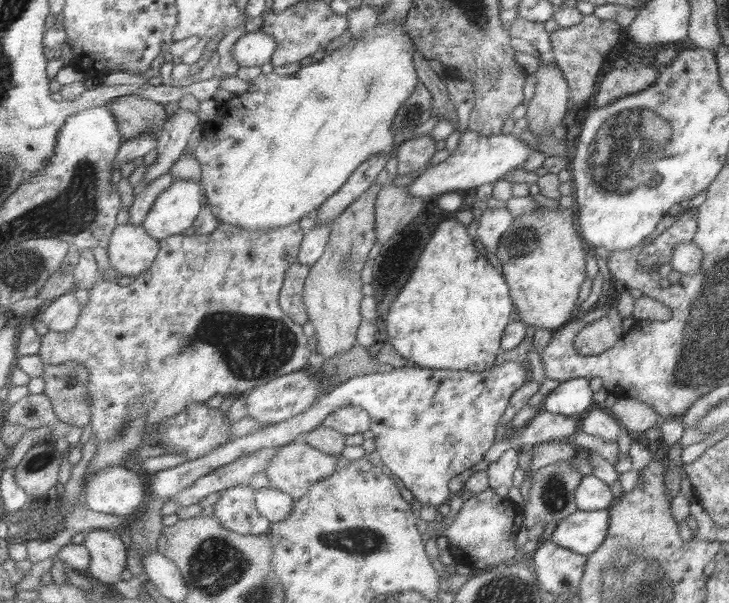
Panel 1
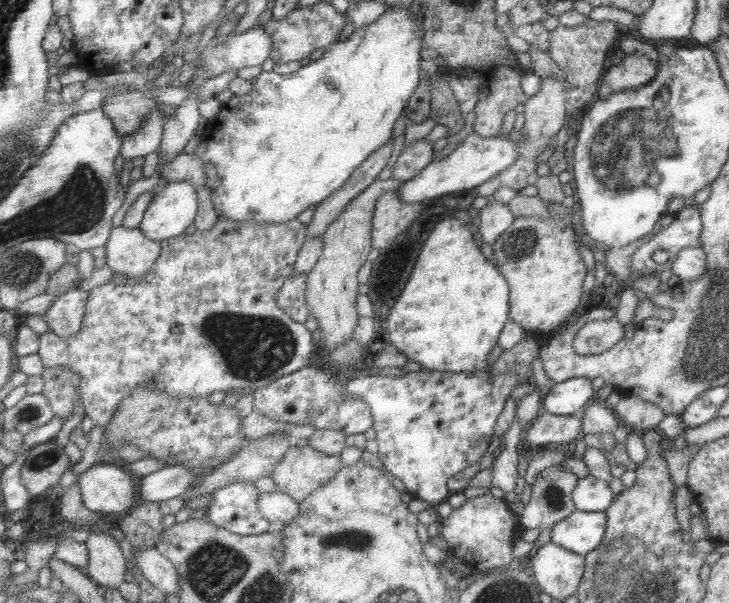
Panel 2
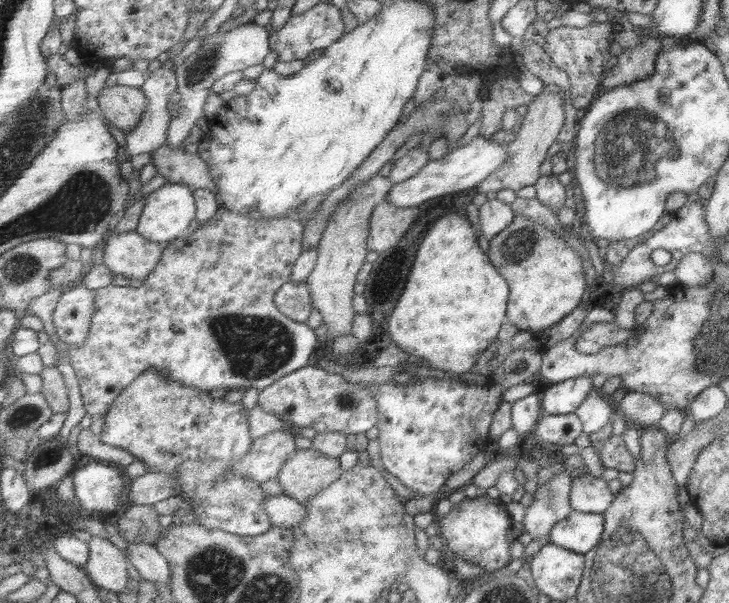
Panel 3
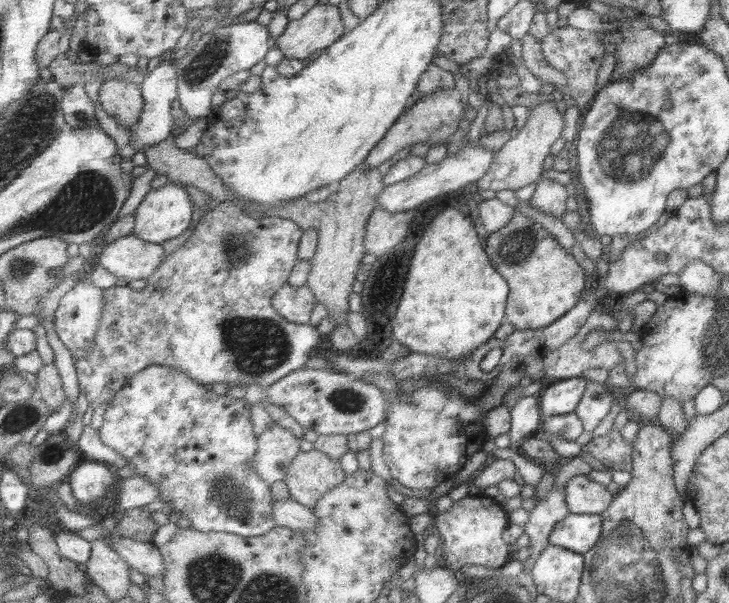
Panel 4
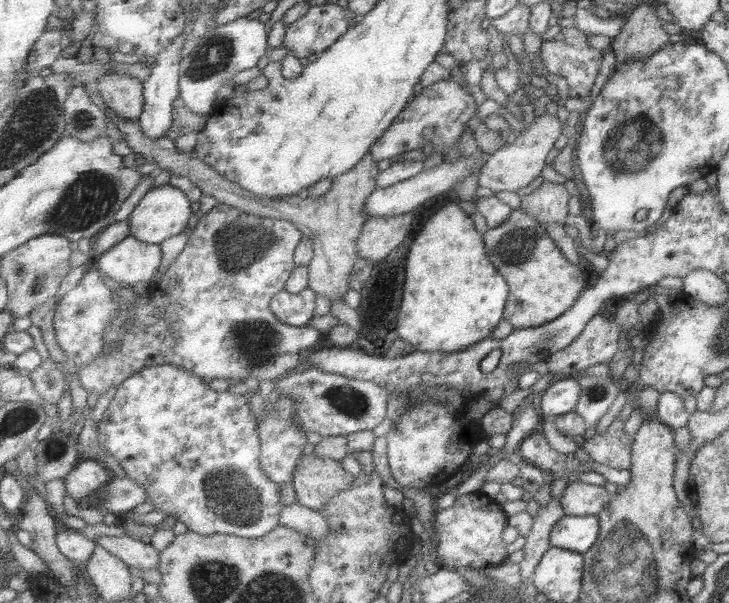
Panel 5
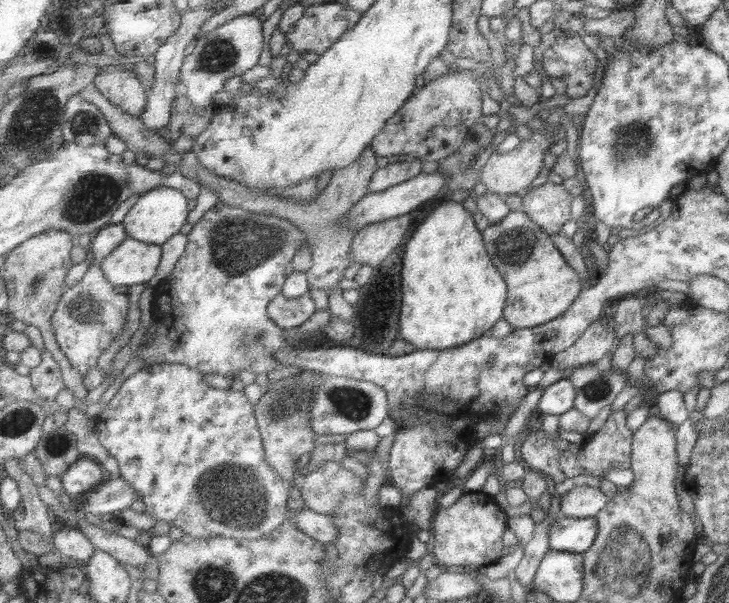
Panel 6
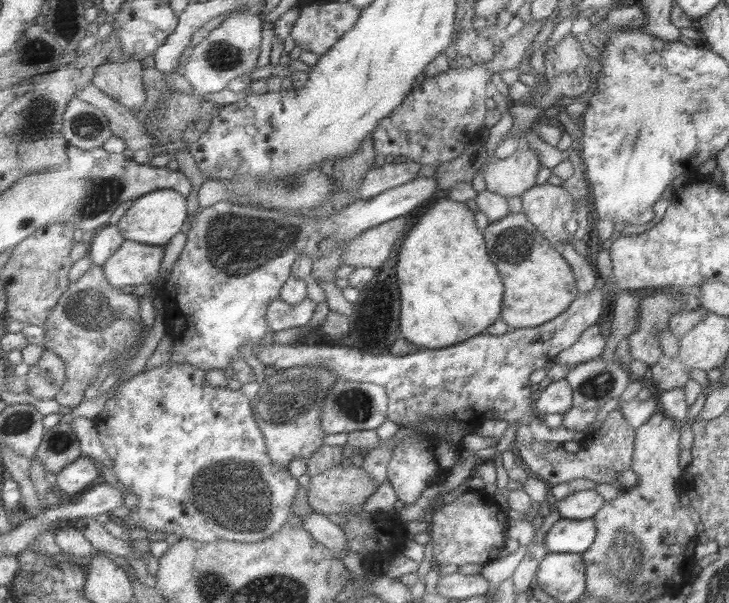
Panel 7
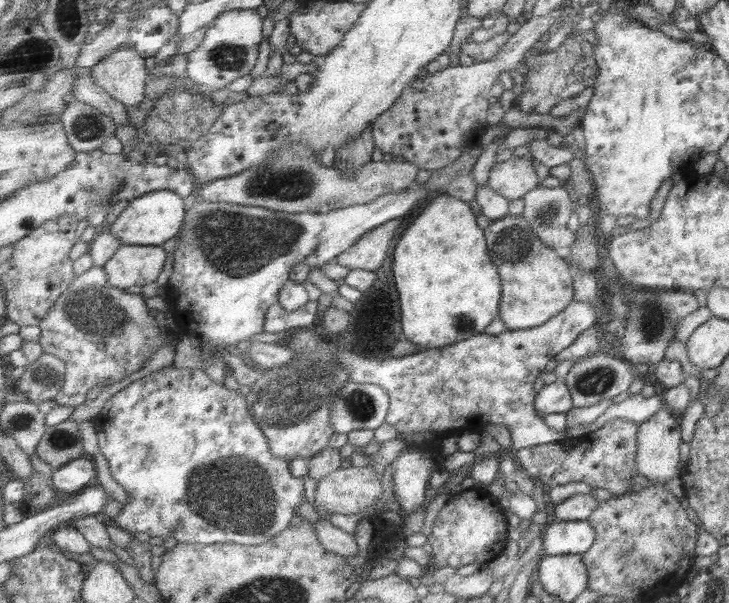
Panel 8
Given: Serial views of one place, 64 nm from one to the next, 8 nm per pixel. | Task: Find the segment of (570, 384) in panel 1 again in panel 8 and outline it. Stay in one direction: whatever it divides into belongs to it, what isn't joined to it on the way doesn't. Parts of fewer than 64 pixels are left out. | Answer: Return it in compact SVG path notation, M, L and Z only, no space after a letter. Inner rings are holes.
M559 378L551 384L544 385L538 391L537 409L545 416L546 414L562 414L572 411L574 407L572 390L565 383L564 379Z

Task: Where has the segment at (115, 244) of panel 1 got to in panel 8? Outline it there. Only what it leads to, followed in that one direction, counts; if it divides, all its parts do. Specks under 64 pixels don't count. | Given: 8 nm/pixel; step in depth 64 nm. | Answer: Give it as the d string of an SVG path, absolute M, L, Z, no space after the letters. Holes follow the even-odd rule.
M126 244L105 267L114 286L122 289L154 283L162 276L168 252L164 246Z

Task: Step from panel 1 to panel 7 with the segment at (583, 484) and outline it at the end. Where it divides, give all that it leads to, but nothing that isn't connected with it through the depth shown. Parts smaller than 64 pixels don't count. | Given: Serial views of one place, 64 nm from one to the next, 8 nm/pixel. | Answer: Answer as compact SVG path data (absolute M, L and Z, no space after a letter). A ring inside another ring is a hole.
M579 490L562 500L558 500L555 507L561 518L568 520L586 520L593 516L607 502L603 491Z

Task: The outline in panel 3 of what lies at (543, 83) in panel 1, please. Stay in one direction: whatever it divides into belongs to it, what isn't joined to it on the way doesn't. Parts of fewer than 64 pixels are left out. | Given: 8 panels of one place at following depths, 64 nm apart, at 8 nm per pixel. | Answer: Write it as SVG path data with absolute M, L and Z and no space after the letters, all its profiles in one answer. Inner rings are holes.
M555 86L546 87L542 93L538 94L536 102L528 107L528 113L524 118L521 131L517 134L517 139L508 145L509 155L506 164L480 184L478 187L480 192L486 195L488 193L498 194L506 188L512 188L518 192L526 186L538 184L538 180L541 179L540 165L547 158L548 148L556 142L562 130L562 124L564 124L564 106L562 106L564 96L558 94L558 90L560 89Z

